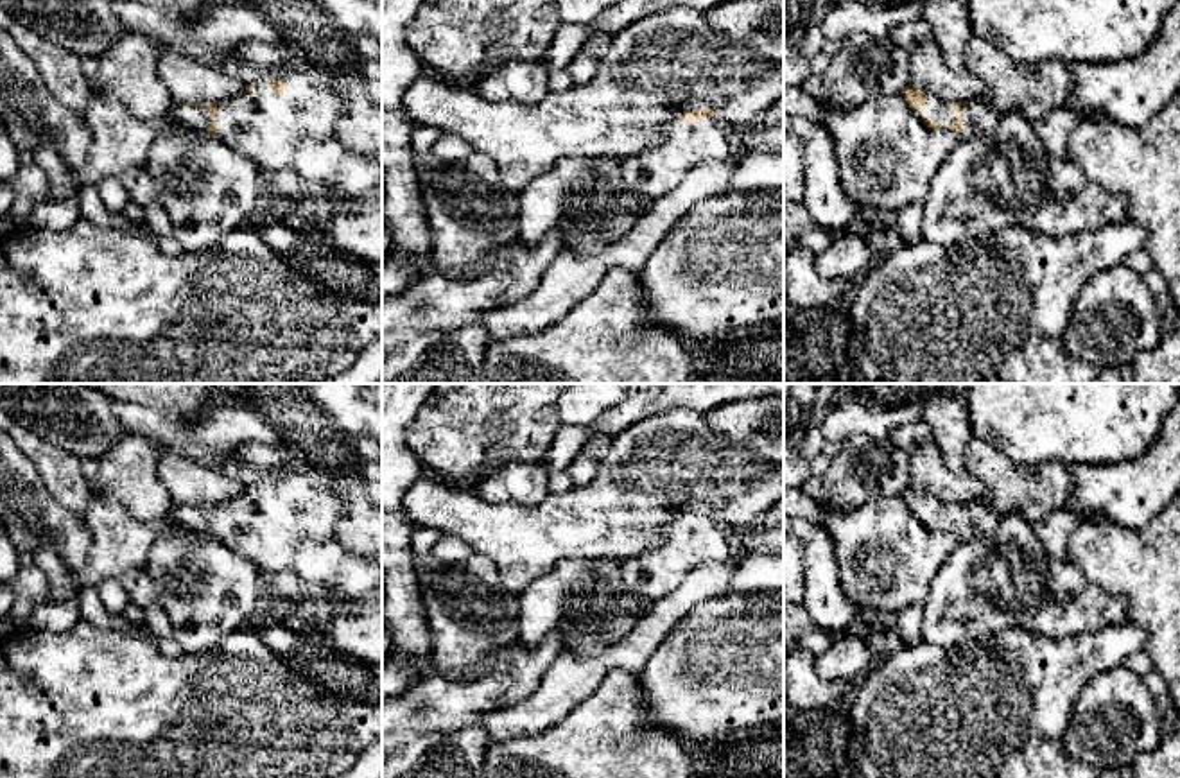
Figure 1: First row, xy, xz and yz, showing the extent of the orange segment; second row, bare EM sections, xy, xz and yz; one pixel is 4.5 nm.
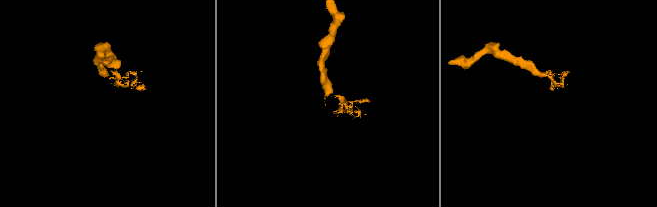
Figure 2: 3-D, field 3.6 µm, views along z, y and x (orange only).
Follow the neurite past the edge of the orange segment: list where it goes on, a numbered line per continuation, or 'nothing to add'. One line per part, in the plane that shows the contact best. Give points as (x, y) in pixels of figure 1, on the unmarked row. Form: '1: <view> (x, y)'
1: xy (198, 520)

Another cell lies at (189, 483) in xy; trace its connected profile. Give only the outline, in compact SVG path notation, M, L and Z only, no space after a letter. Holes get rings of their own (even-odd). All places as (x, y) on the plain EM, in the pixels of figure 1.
M167 454L160 461L158 477L172 506L224 504L246 493L242 482L178 454Z

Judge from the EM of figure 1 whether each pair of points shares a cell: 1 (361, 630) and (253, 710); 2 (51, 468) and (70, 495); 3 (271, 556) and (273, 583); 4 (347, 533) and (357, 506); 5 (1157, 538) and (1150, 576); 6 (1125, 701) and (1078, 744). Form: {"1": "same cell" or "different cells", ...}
{"1": "different cells", "2": "same cell", "3": "different cells", "4": "same cell", "5": "same cell", "6": "same cell"}

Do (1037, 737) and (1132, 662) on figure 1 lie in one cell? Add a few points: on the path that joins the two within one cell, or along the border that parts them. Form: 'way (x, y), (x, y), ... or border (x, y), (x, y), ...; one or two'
border (1143, 649), (1137, 649), (1121, 664); two

